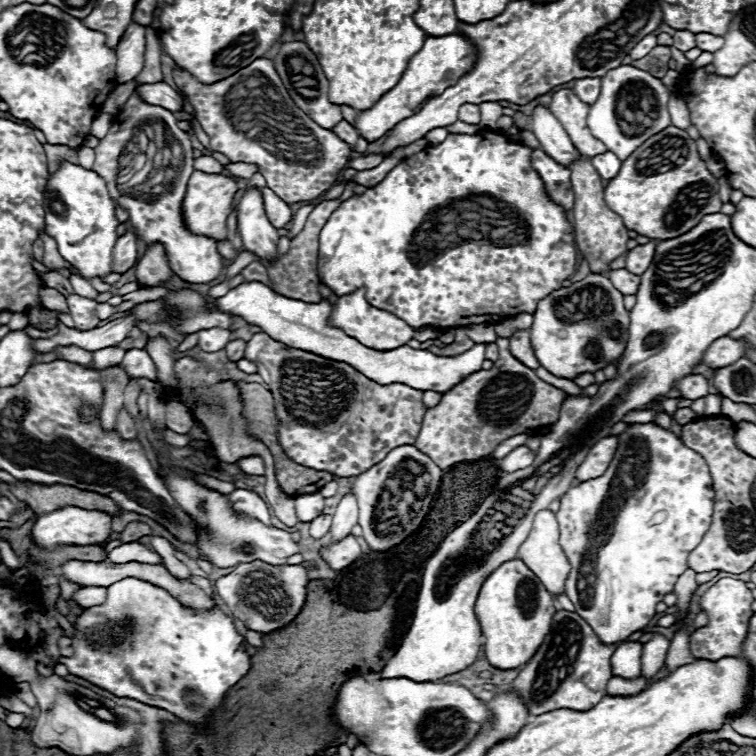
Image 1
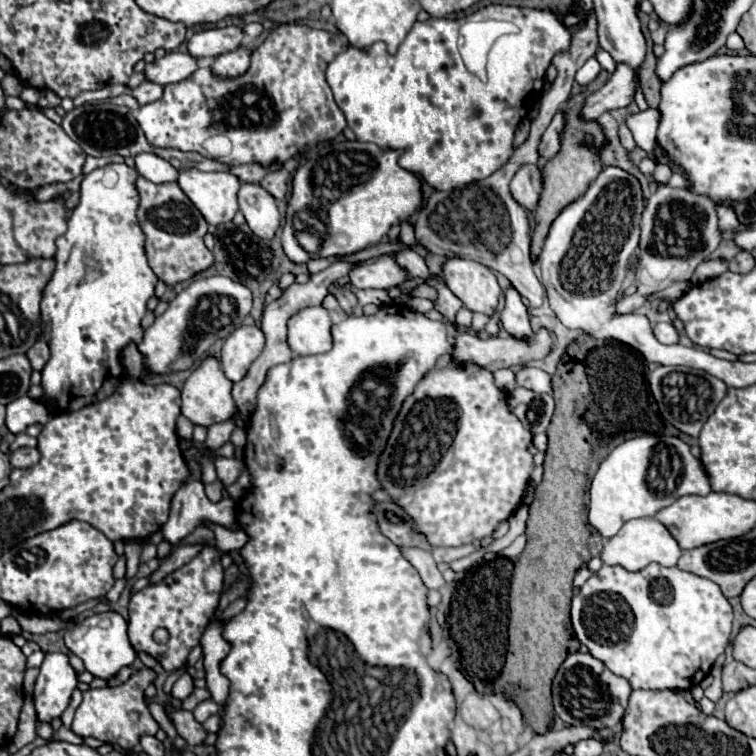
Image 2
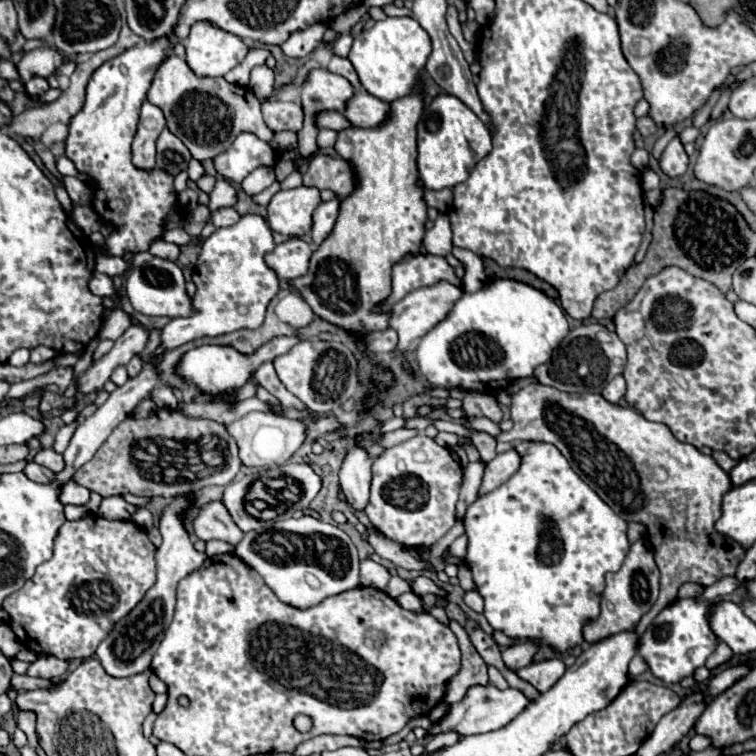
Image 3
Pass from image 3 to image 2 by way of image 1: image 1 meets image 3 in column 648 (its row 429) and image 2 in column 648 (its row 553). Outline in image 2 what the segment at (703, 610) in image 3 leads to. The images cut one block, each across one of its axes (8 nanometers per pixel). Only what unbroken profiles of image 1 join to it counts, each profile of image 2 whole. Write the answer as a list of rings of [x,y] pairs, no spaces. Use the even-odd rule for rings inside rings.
[[[654,562],[638,572],[604,564],[574,594],[570,616],[580,644],[616,676],[626,678],[632,690],[692,690],[710,672],[714,660],[724,654],[734,622],[728,598],[712,580]]]

